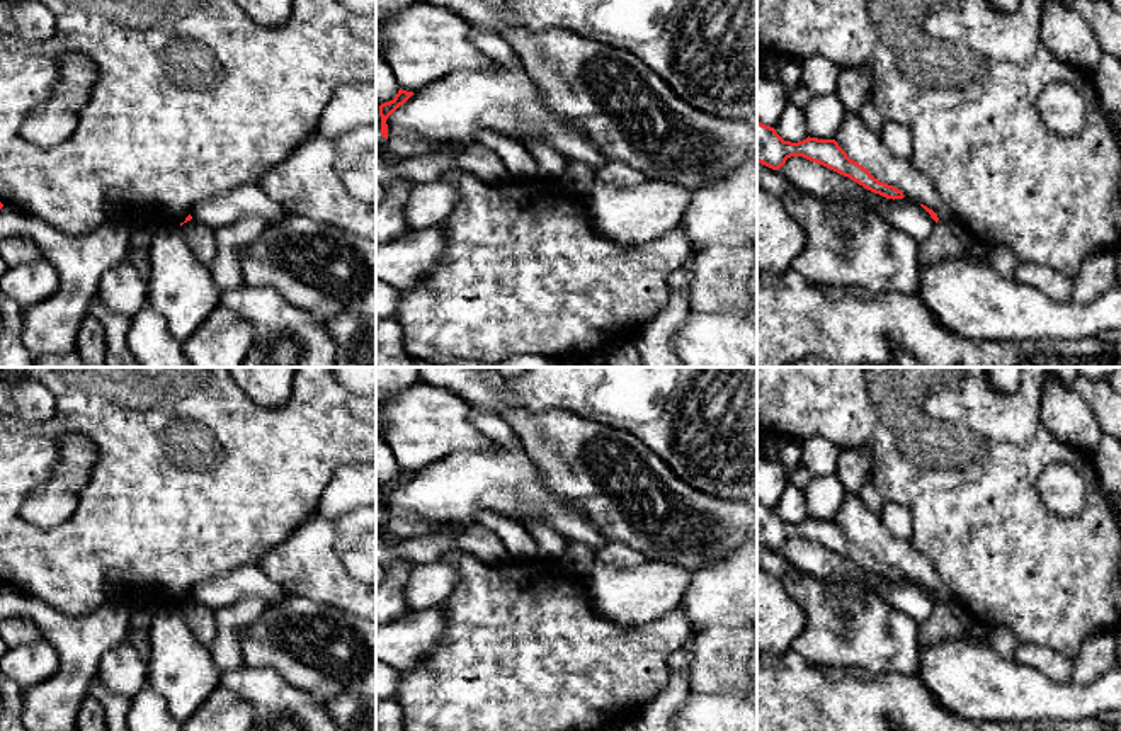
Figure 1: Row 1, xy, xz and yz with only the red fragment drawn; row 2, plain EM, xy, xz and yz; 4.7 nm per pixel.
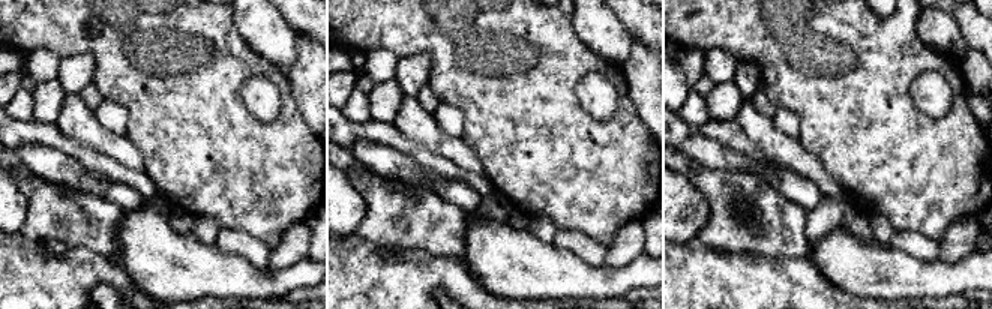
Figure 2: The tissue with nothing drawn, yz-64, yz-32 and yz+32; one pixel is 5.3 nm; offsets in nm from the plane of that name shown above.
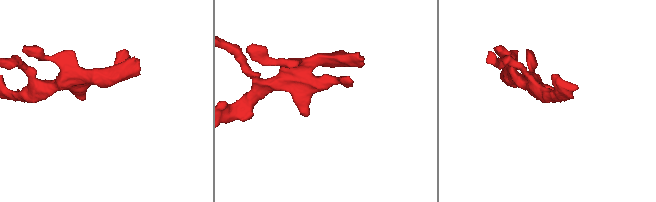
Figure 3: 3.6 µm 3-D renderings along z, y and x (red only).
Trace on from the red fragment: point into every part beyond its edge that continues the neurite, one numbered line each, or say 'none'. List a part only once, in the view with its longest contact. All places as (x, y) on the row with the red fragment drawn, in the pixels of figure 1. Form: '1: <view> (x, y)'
none

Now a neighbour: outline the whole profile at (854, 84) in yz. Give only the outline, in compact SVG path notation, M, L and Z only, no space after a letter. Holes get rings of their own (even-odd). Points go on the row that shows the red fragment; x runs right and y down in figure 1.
M868 66L840 68L835 95L847 112L859 109L871 99L873 75Z

